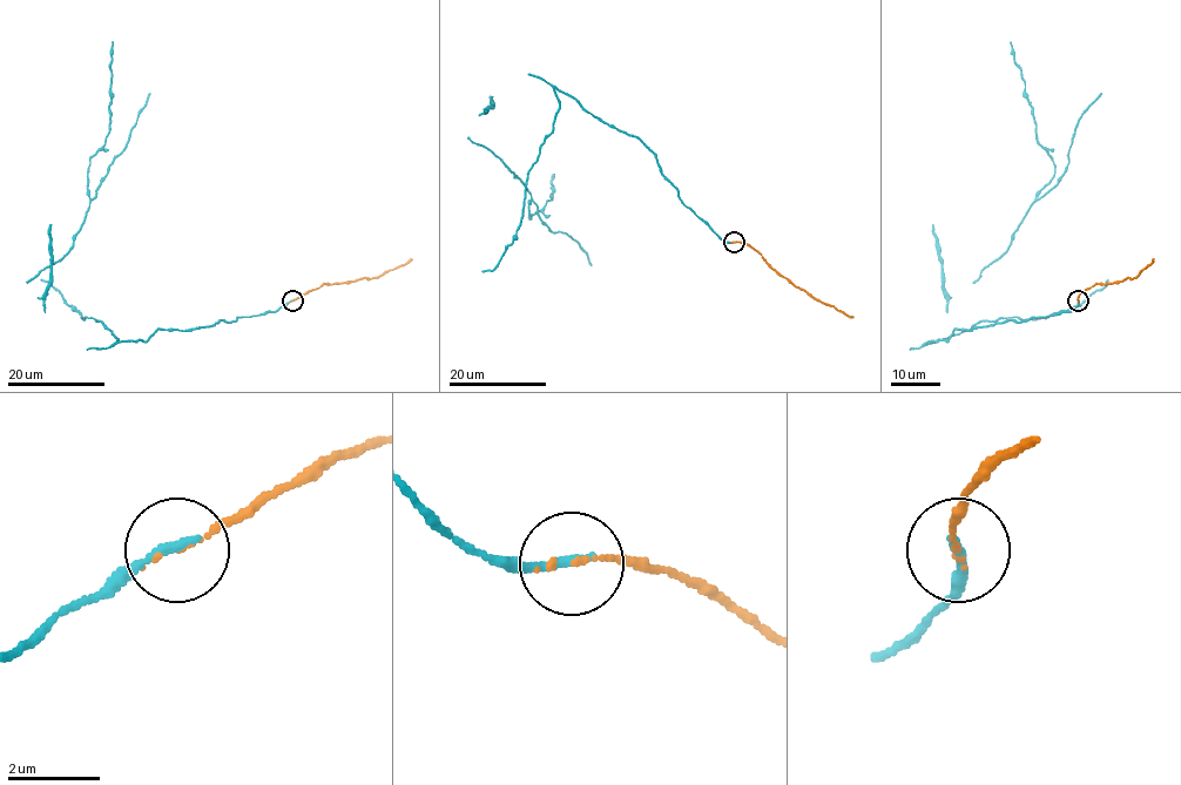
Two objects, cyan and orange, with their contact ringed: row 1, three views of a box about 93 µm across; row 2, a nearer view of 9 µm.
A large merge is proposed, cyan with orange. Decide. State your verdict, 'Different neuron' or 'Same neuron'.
Same neuron

